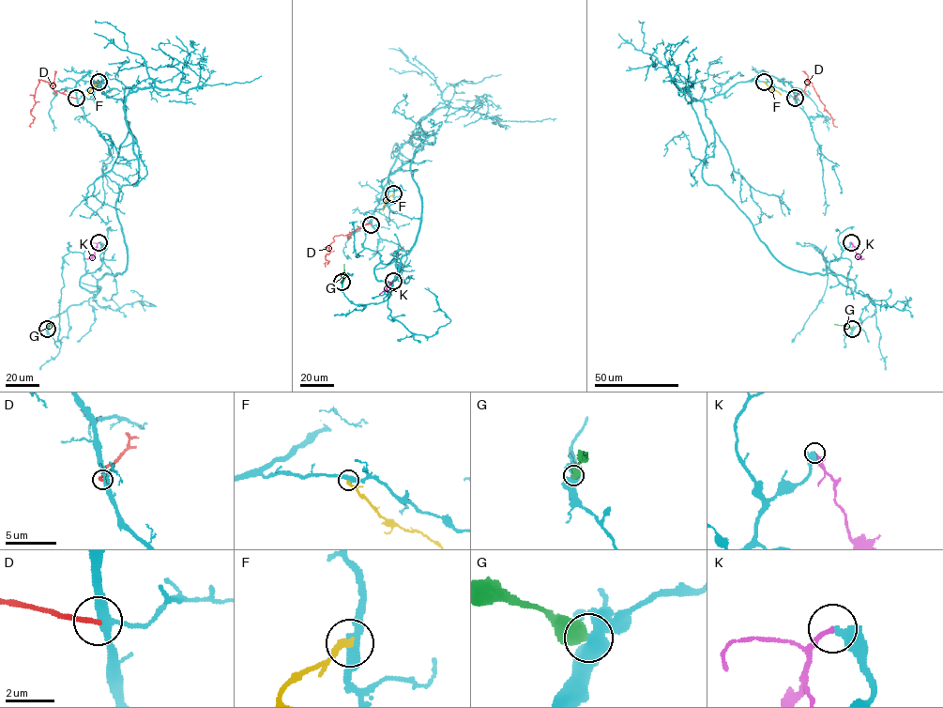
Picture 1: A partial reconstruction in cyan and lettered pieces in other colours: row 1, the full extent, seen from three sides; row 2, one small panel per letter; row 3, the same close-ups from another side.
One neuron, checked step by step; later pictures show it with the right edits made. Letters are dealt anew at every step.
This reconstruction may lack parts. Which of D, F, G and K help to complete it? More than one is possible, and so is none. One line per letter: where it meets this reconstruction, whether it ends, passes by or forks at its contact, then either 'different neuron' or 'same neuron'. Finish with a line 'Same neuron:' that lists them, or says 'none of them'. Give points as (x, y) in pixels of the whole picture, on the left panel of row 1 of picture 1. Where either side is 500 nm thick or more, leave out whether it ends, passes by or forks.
D: (76, 98) | it ends | different neuron
F: (98, 82) | it ends | different neuron
G: (47, 329) | different neuron
K: (98, 242) | it ends | same neuron
Same neuron: K

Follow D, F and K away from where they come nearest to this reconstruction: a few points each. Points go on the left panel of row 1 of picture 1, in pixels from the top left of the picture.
D: (76, 99), (54, 91), (48, 82), (38, 80), (30, 127)
F: (98, 82), (88, 94)
K: (98, 242), (95, 254), (84, 259)

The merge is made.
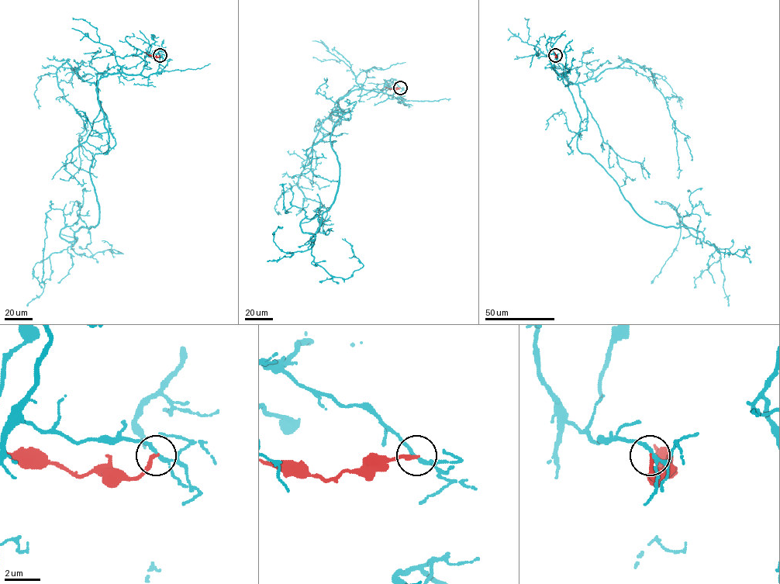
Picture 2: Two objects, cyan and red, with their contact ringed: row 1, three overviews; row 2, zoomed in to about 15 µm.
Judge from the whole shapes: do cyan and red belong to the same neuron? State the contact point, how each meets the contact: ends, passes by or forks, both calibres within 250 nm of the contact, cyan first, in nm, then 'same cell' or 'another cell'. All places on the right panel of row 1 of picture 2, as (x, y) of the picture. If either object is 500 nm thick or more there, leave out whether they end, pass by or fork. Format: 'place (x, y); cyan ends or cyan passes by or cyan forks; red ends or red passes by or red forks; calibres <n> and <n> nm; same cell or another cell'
place (555, 55); cyan forks; red ends; calibres 160 and 240 nm; another cell

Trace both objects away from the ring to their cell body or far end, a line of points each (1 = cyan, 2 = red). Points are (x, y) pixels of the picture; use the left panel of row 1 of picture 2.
1: (160, 55), (98, 81), (99, 220), (67, 241), (63, 211), (49, 211), (46, 283)
2: (160, 55), (150, 56), (144, 52)

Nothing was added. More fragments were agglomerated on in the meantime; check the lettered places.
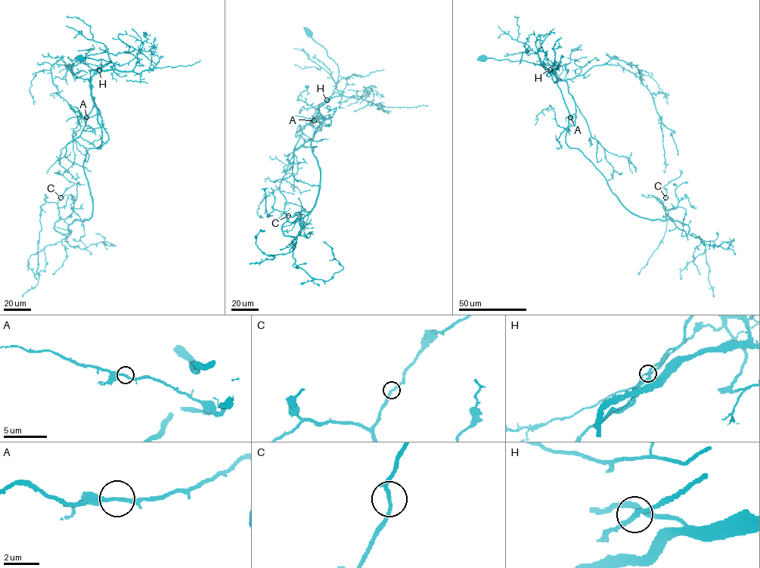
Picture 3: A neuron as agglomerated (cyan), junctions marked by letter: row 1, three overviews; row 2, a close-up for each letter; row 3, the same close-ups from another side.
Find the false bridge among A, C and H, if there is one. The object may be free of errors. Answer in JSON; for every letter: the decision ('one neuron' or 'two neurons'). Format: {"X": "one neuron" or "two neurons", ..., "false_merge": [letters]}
{"A": "one neuron", "C": "one neuron", "H": "one neuron", "false_merge": []}

